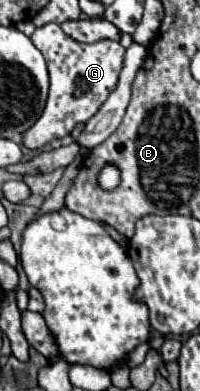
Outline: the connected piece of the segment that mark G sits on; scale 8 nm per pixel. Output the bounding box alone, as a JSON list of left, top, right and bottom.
[23,23,125,149]

